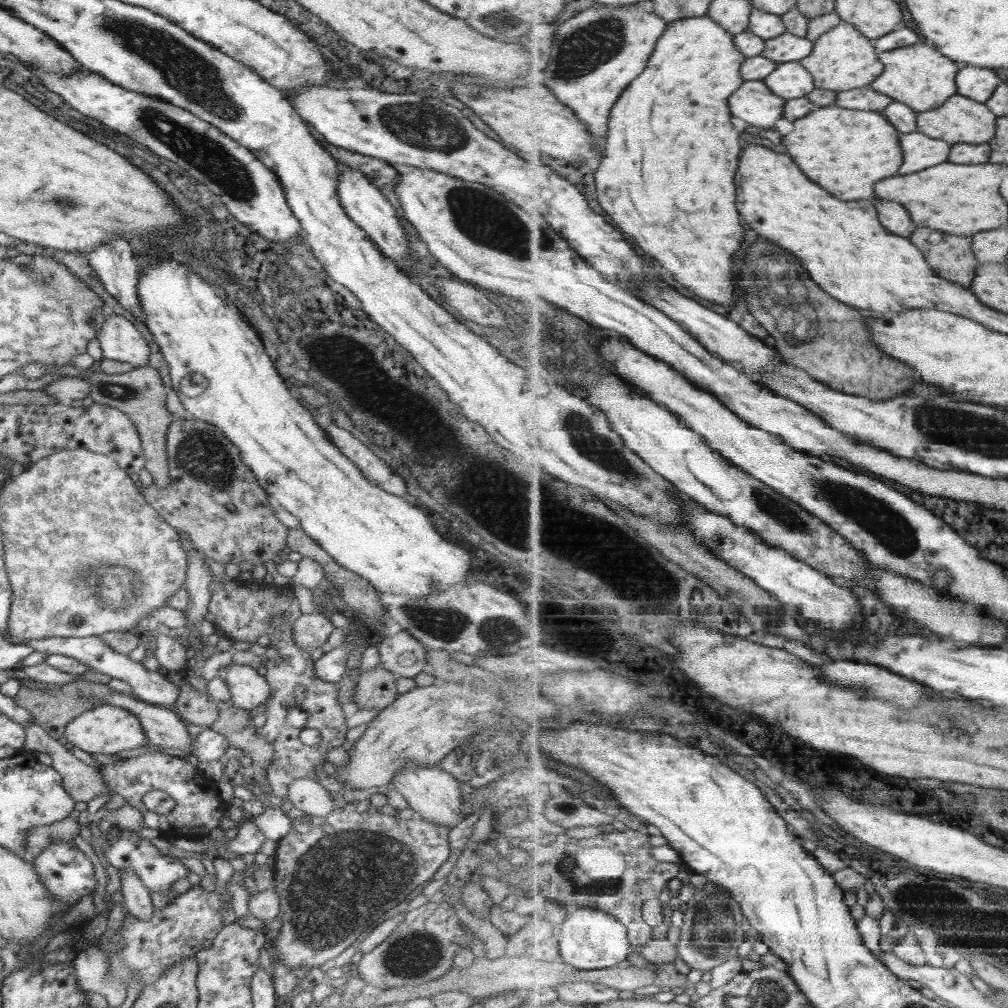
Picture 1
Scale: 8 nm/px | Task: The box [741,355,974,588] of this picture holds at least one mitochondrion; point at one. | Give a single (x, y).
(892, 530)

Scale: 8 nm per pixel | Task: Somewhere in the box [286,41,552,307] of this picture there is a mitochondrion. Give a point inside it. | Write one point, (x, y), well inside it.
(421, 128)

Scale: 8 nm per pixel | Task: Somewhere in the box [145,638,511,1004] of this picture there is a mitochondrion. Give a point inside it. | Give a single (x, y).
(342, 882)

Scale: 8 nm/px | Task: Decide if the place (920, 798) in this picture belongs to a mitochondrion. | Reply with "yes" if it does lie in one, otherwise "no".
no

